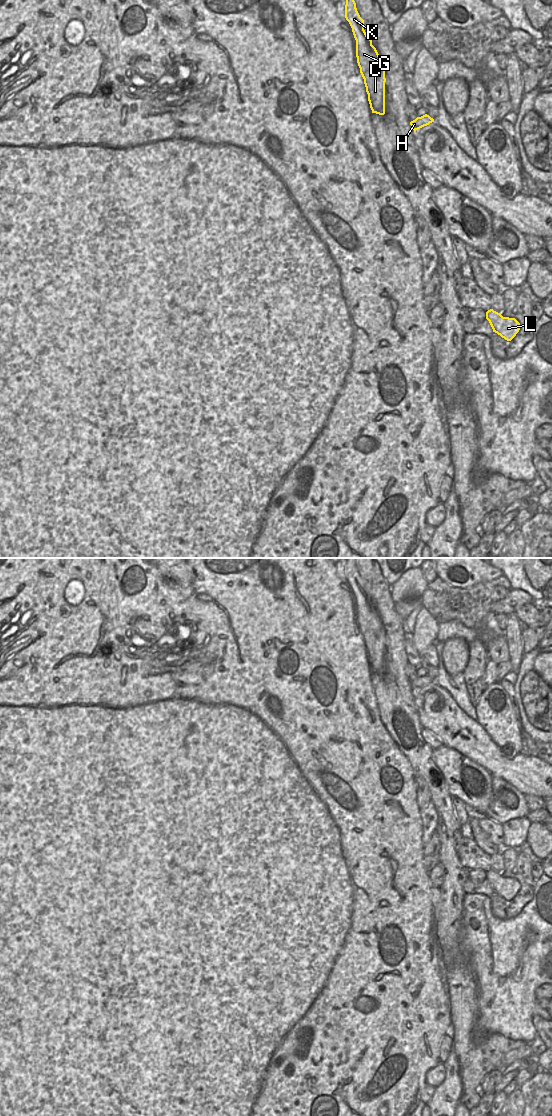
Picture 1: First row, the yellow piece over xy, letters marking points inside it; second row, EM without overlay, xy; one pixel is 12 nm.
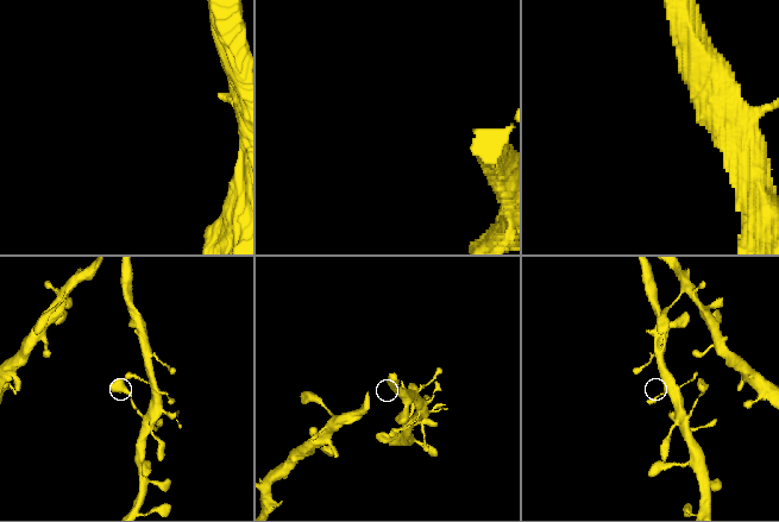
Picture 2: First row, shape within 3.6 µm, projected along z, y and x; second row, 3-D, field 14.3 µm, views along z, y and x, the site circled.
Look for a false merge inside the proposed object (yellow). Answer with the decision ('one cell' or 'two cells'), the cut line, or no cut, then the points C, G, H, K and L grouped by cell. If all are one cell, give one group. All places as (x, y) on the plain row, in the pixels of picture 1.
one cell; cut none; groups C G H K L

